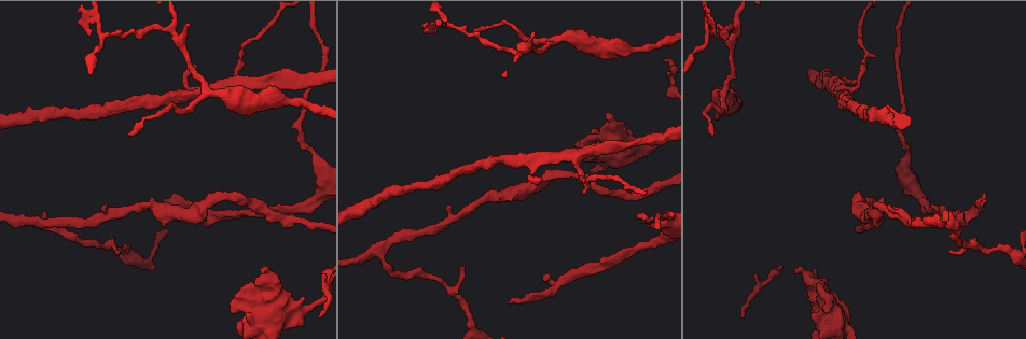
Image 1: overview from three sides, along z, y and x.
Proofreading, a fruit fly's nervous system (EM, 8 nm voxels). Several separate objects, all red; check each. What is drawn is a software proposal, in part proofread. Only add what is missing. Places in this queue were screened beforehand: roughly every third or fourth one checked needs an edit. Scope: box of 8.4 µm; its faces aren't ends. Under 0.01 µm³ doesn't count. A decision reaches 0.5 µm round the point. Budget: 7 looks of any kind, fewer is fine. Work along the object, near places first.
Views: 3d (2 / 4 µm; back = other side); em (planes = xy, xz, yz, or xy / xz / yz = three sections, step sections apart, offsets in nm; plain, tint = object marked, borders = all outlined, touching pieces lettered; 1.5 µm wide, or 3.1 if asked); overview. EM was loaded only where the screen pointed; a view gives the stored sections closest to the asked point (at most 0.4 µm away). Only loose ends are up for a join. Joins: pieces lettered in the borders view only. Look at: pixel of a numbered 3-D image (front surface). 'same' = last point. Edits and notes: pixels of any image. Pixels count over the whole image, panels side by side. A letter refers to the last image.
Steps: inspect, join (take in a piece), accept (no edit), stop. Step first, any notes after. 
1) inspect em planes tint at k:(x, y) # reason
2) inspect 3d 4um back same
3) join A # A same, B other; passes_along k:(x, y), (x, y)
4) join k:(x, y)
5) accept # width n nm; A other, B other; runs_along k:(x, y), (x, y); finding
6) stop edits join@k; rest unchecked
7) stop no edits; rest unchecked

inspect 3d 4um at 1:(948, 251) # free end

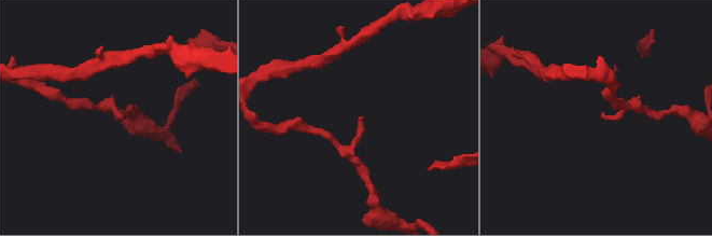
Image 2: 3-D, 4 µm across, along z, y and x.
inspect em xz step 4 tint at 2:(122, 118) # now the EM

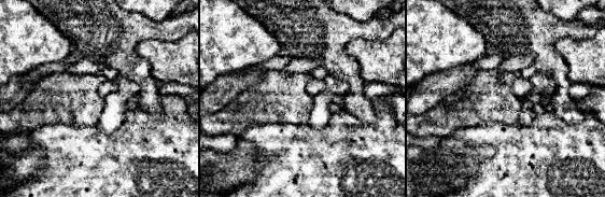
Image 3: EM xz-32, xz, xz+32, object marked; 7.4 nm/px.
inspect em planes borders same

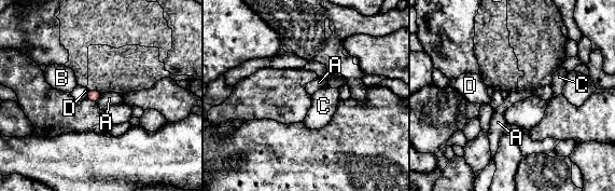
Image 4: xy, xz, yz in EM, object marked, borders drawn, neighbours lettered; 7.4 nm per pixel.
accept # width 90 nm; A other, B other, C other, D other; border 4:(101, 93), (96, 103); none of them fits

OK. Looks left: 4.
inspect 3d 2um at 1:(512, 303) # tapers out

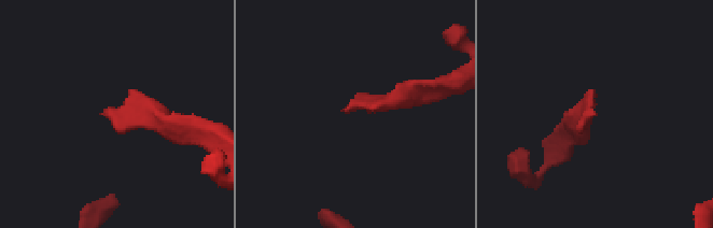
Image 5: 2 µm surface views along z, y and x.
inspect em planes plain at 5:(596, 113) # now the EM

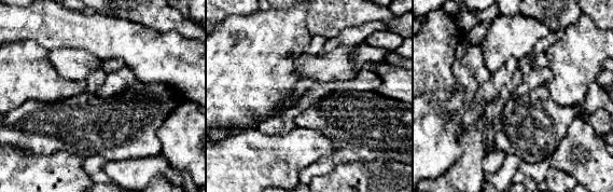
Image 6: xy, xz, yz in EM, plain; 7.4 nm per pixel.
inspect em planes borders same

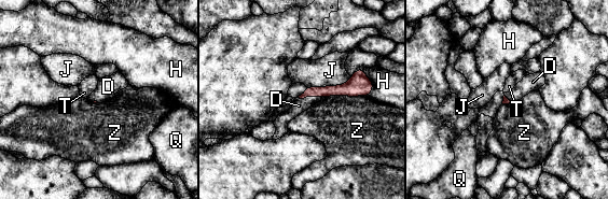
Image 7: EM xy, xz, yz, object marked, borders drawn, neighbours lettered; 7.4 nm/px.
join D # longest_contact J 360 nm; D same, H other, J other, Q other, T other, Z other; passes_along 7:(341, 89), (309, 95), (299, 105); the neuron continues

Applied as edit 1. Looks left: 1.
stop edits join@7; rest unchecked

